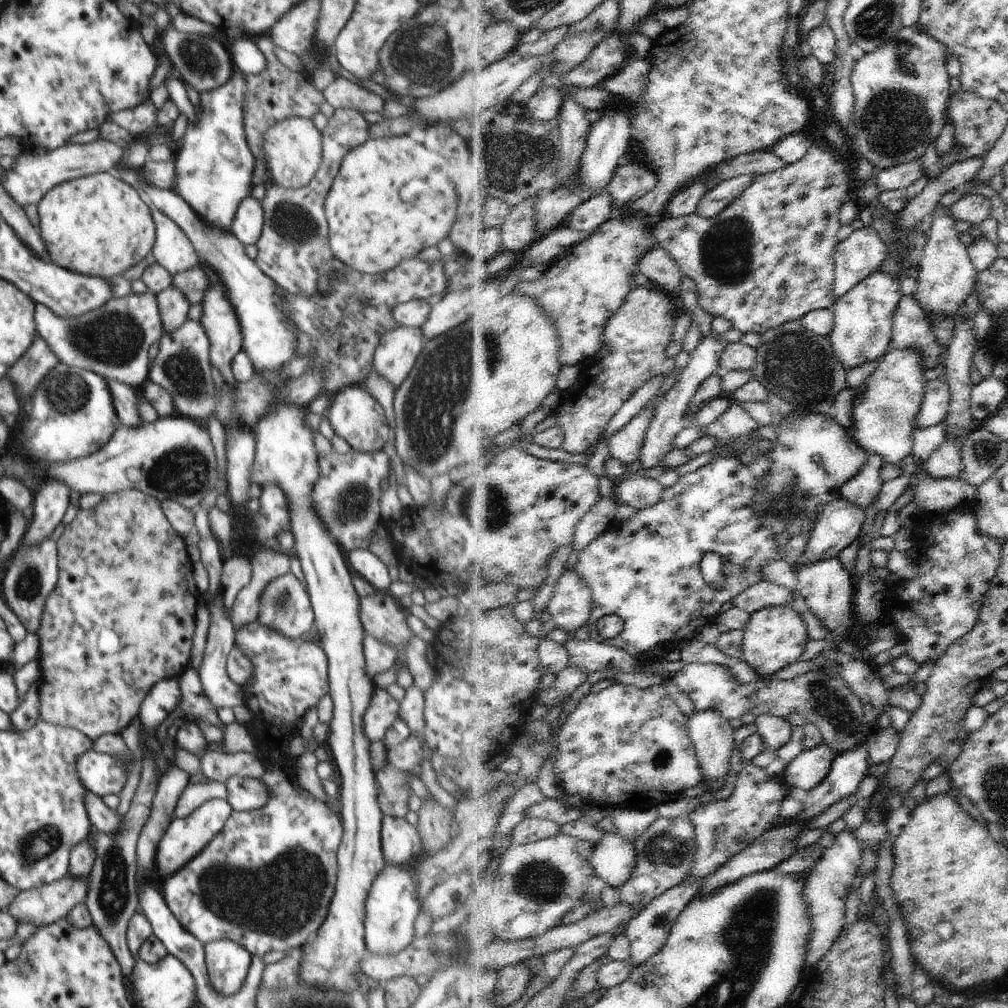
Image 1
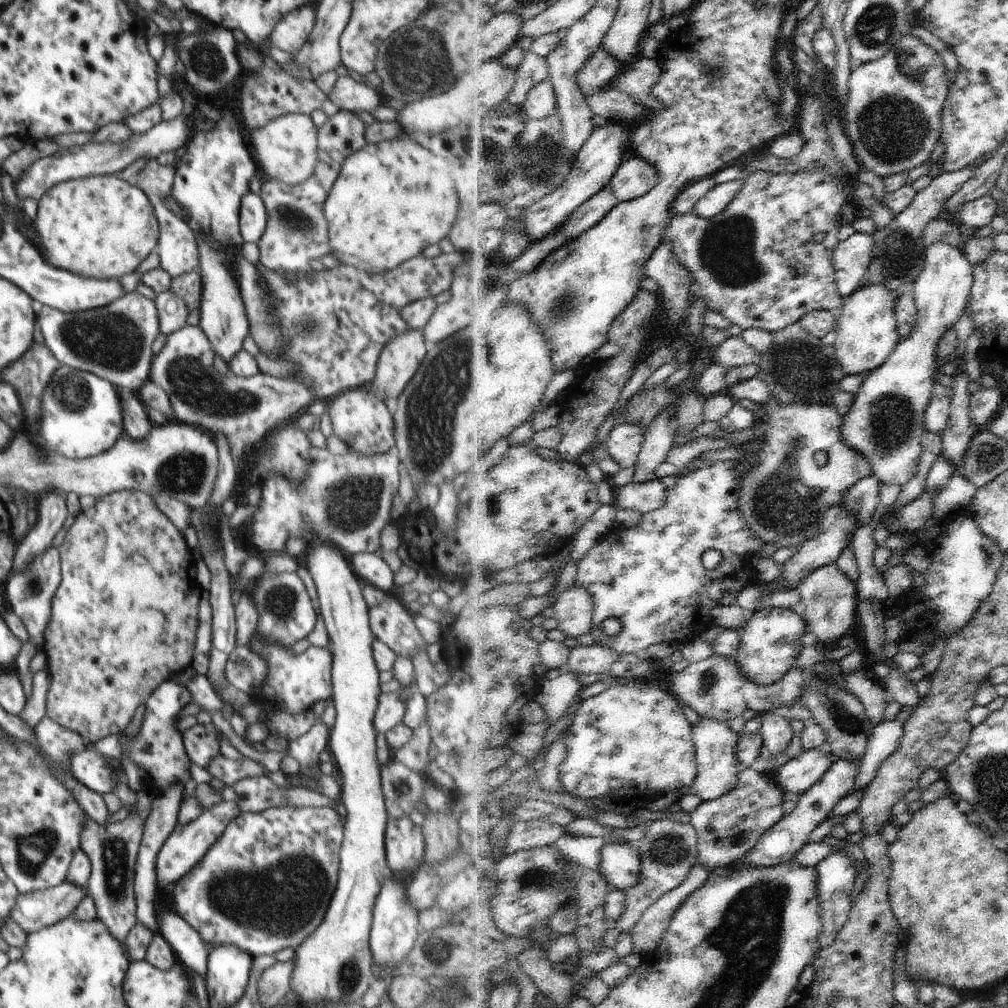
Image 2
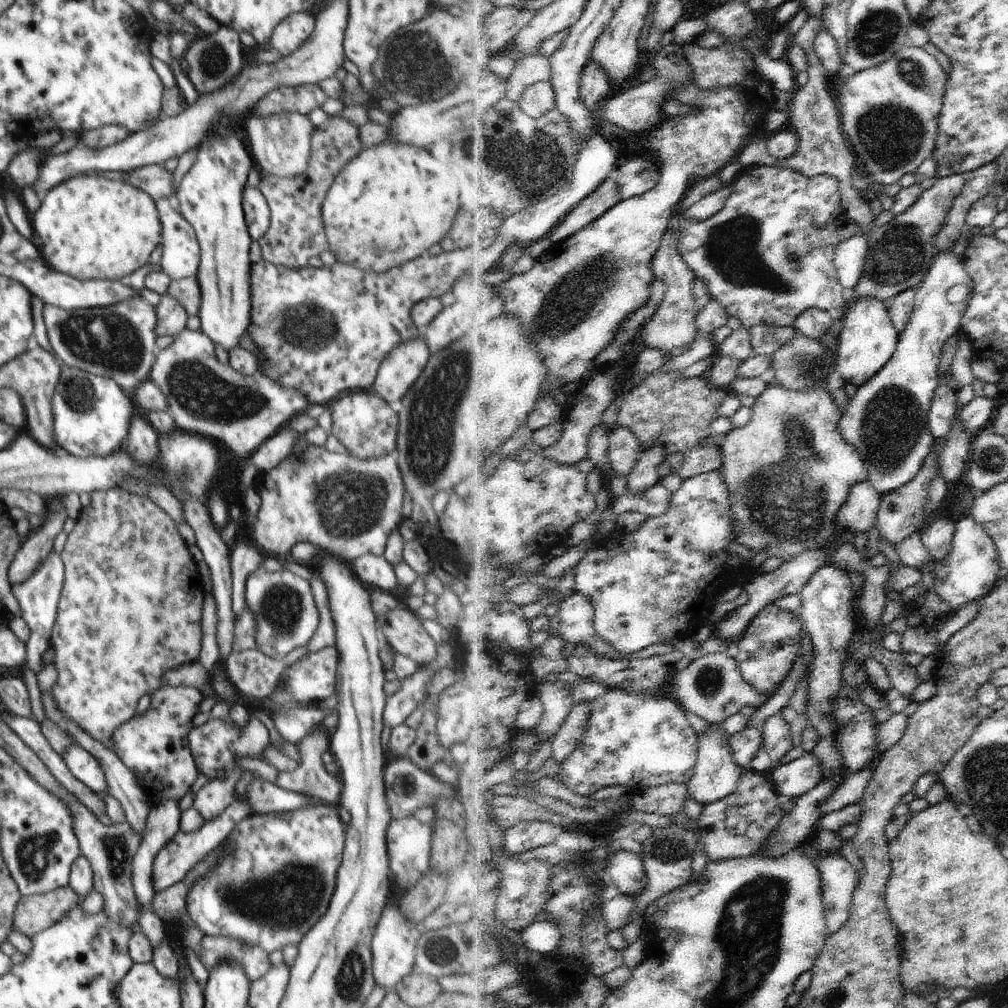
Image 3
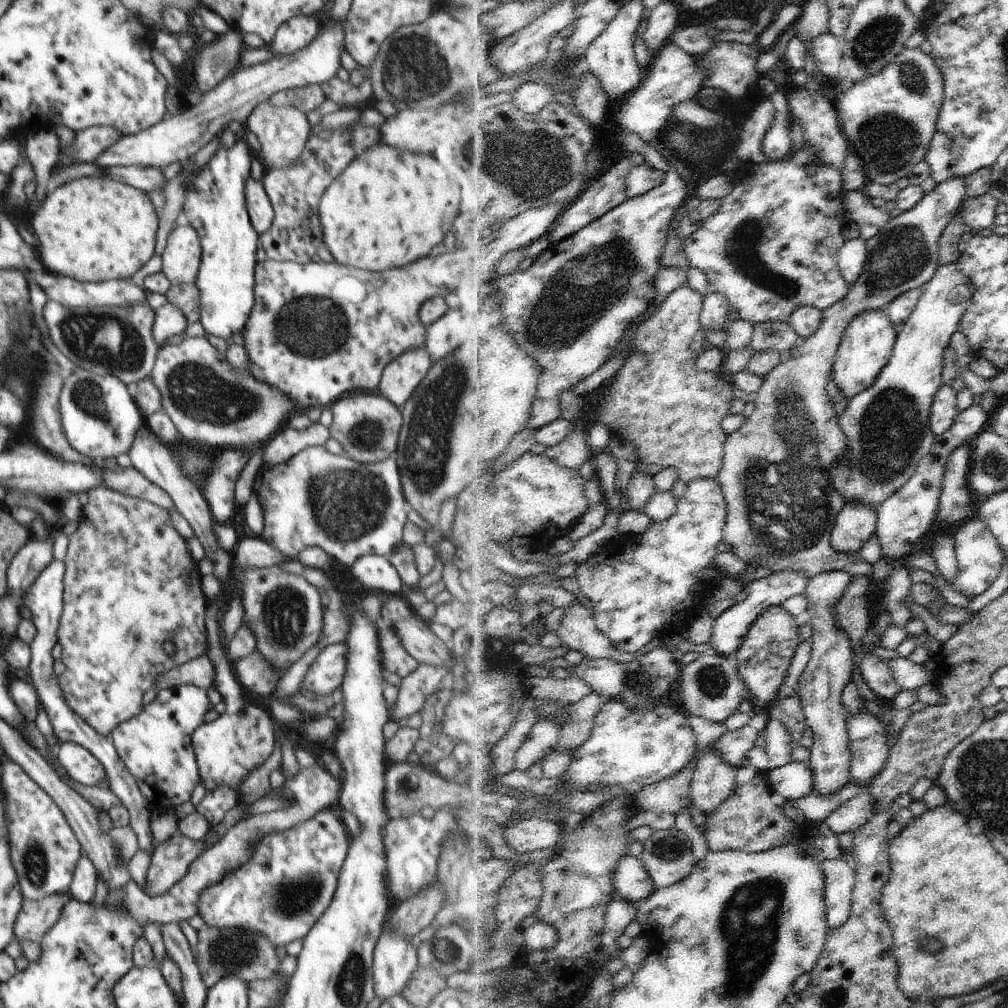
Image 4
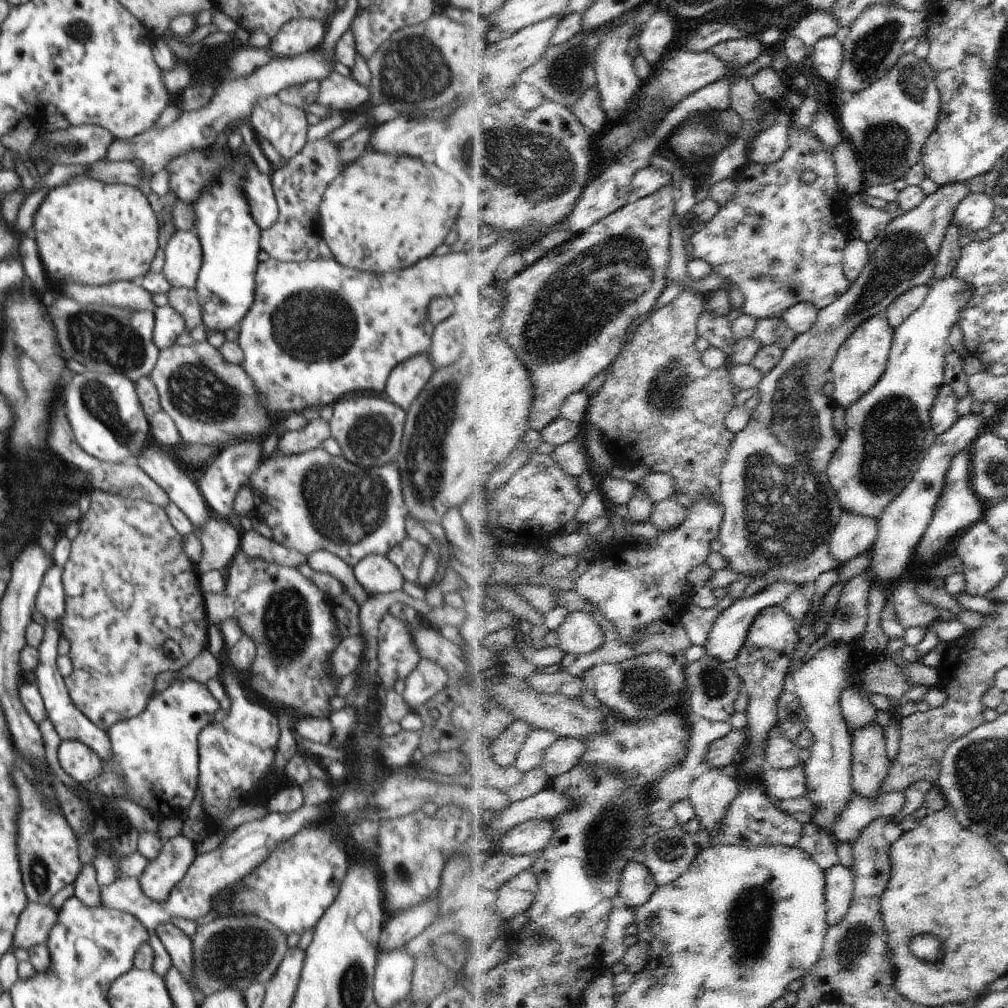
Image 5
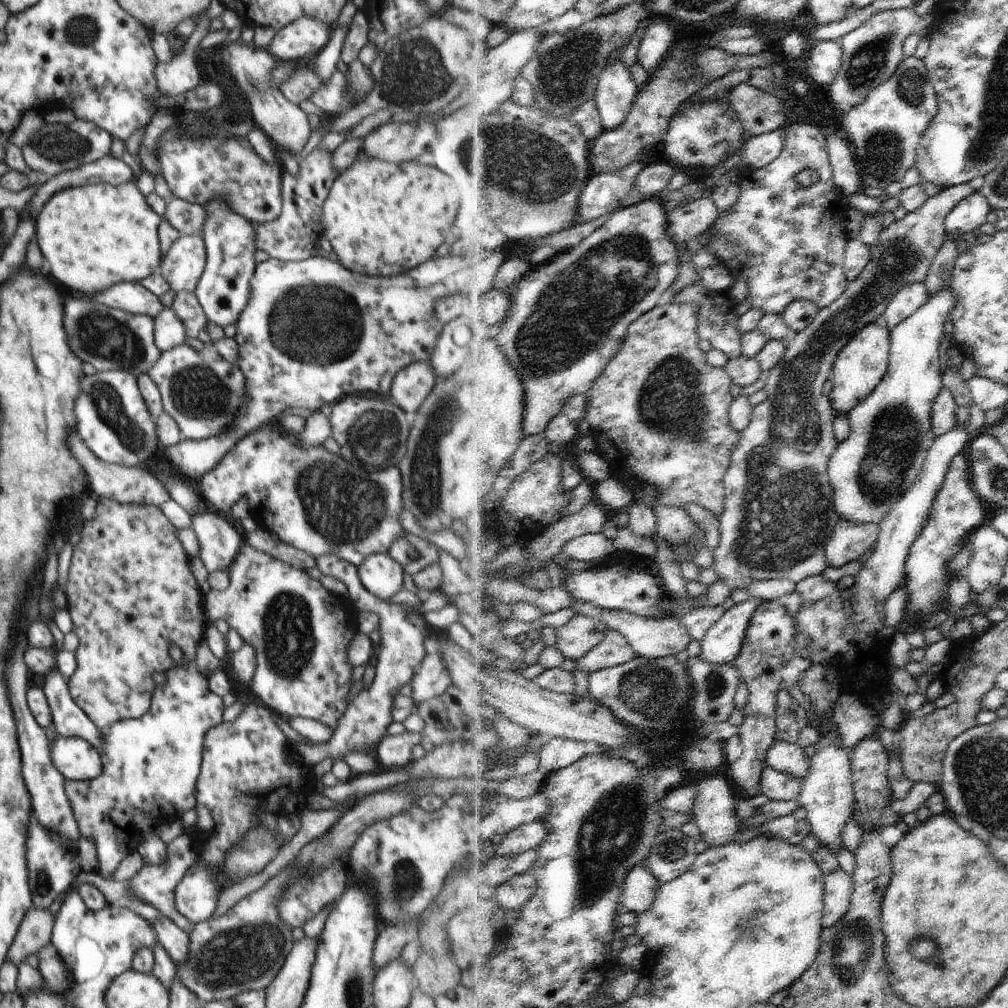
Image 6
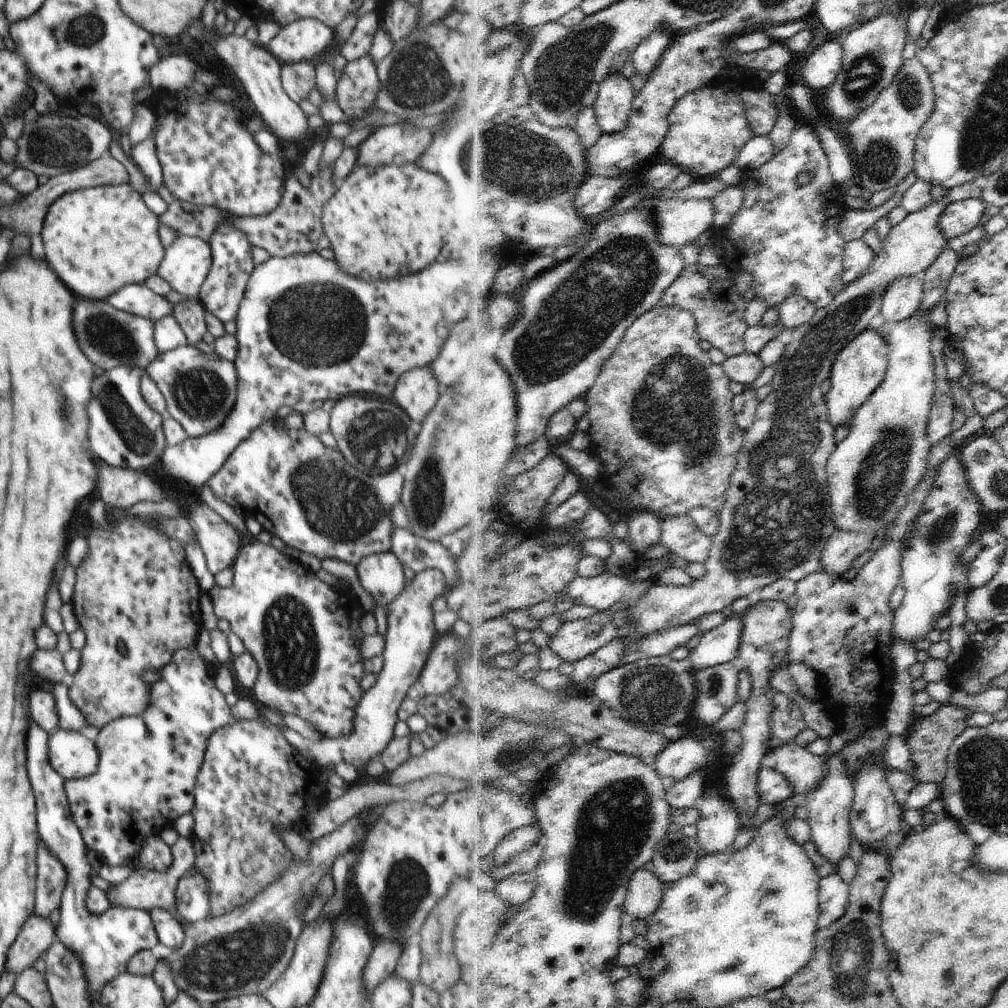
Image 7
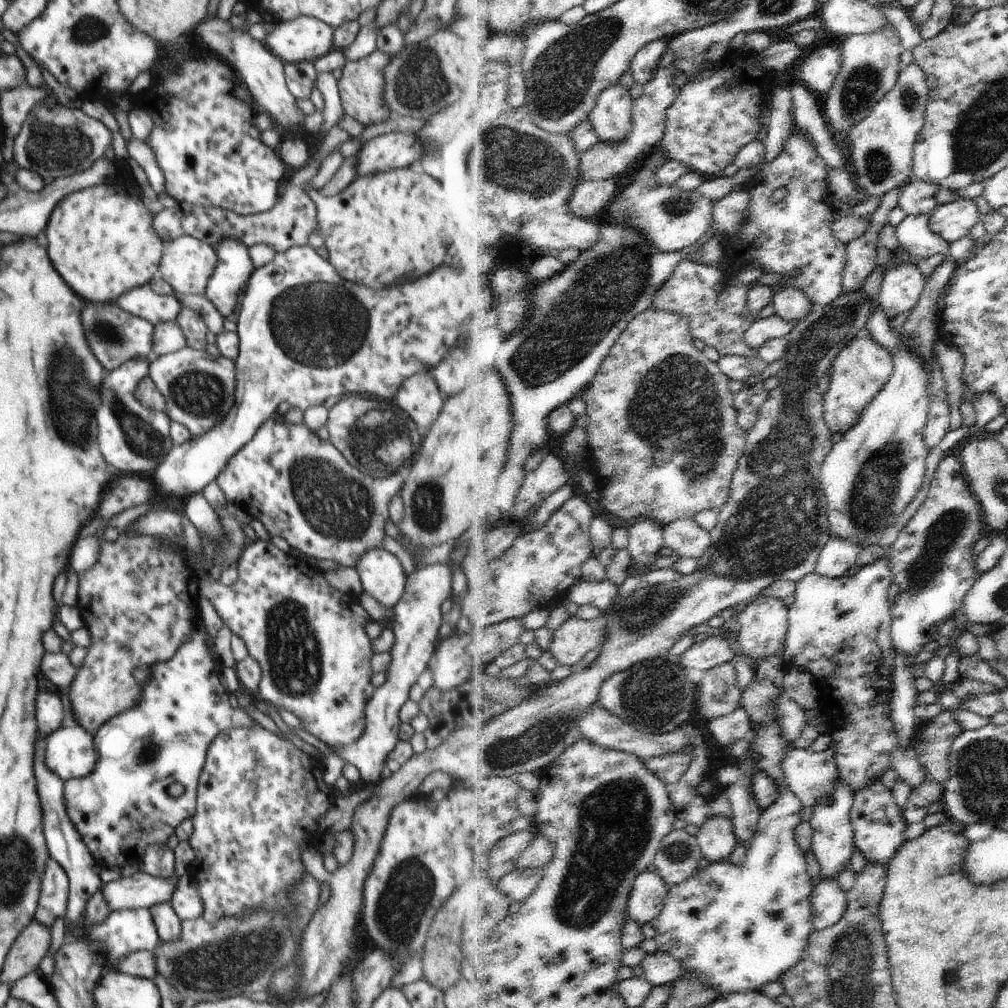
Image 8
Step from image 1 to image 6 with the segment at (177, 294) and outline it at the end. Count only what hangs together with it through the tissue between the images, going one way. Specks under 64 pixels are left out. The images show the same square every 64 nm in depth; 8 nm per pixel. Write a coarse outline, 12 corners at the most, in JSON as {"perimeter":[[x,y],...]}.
{"perimeter":[[164,307],[154,322],[161,353],[185,344],[183,322]]}

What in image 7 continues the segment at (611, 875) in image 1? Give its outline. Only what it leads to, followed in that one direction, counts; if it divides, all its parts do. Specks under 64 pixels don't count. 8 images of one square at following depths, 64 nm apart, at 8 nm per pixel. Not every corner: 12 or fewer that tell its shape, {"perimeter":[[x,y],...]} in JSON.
{"perimeter":[[650,867],[632,879],[629,918],[660,910],[668,885]]}

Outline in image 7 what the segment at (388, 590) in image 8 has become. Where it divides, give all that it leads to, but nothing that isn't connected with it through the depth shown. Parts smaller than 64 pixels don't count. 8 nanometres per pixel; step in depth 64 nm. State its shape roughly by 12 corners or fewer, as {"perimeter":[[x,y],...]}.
{"perimeter":[[390,550],[356,567],[375,602],[377,633],[388,628],[385,608],[407,590],[401,560]]}

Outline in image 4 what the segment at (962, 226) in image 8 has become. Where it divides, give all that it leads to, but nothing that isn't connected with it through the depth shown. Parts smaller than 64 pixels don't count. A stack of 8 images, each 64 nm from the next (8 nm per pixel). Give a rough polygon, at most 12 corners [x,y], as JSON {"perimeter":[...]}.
{"perimeter":[[989,192],[963,202],[968,230],[993,227],[996,200]]}

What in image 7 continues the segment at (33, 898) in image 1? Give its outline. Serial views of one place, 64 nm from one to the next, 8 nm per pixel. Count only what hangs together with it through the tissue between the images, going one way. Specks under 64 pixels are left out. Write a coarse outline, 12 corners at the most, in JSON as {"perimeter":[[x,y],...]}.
{"perimeter":[[30,915],[7,952],[6,972],[19,975],[55,939],[49,918]]}

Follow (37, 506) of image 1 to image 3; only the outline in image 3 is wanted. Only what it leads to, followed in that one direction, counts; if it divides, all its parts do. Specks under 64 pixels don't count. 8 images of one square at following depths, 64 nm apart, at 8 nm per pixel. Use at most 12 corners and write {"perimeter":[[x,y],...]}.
{"perimeter":[[50,504],[46,524],[20,545],[8,569],[12,585],[28,580],[53,551],[66,520]]}

